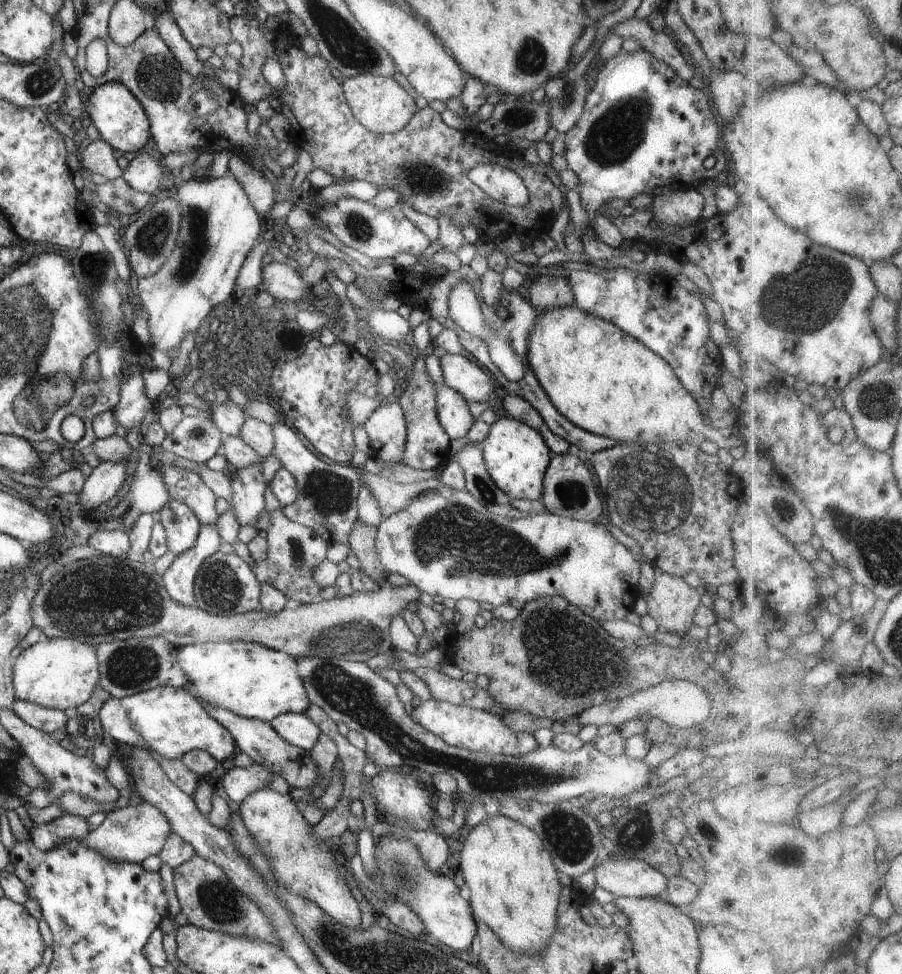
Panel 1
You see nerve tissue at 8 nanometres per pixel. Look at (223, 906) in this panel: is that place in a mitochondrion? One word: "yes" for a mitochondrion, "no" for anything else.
yes

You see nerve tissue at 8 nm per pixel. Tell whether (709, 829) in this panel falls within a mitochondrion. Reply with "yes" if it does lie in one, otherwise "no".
yes

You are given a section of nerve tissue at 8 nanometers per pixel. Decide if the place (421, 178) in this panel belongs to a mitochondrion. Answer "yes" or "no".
yes

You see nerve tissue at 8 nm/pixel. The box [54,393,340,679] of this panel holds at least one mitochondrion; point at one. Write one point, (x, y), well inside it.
(220, 590)

